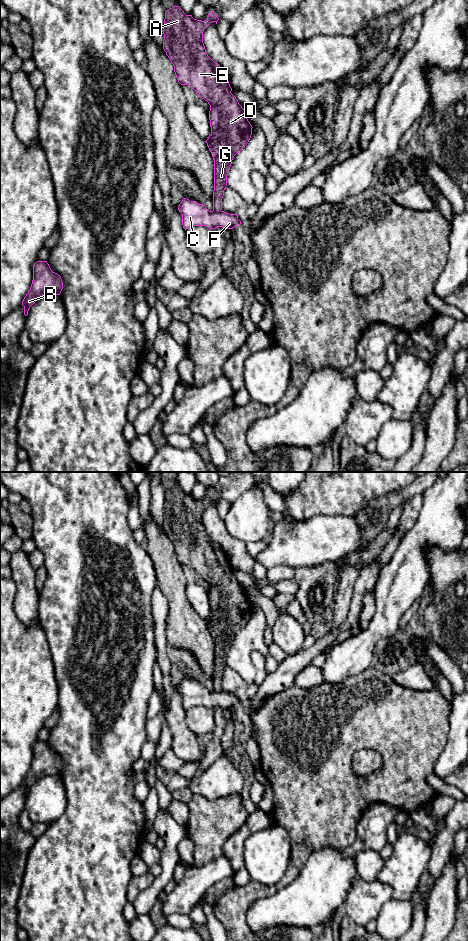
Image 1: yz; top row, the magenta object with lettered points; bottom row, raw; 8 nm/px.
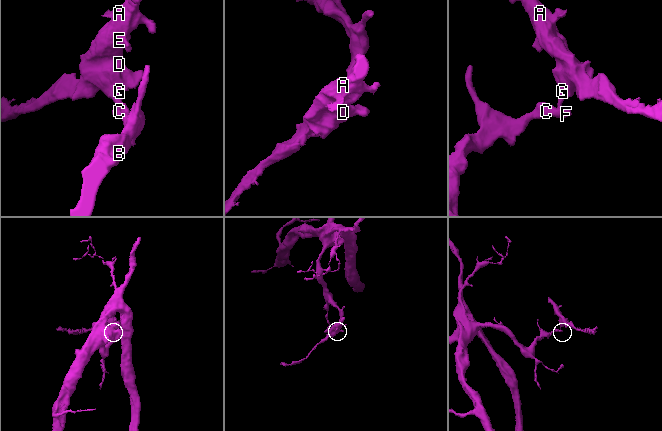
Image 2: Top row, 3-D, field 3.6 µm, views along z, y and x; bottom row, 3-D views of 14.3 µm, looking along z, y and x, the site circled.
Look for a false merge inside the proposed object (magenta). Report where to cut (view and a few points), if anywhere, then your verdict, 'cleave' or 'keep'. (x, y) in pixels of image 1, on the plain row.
yz (213, 689), (221, 691) | cleave

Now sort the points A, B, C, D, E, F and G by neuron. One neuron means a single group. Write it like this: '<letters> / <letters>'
A D E G / B C F

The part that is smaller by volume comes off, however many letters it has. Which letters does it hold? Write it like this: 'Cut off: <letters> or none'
Cut off: A, D, E, G

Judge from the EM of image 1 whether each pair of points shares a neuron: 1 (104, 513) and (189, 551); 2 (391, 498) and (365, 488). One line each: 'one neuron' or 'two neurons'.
1: two neurons
2: two neurons

